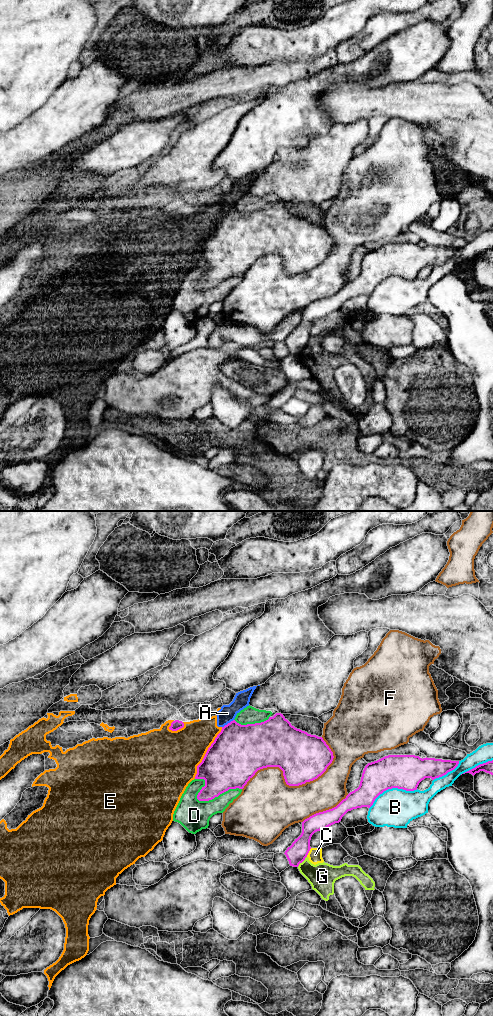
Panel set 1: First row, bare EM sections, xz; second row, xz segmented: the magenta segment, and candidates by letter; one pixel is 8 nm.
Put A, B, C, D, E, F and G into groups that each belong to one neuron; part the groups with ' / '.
A E / B / C G / D / F

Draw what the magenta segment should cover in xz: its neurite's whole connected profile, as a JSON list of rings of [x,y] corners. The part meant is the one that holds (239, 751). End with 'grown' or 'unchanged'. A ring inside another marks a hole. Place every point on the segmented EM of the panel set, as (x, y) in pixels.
[[[281,713],[255,724],[241,725],[233,720],[222,727],[197,766],[195,779],[205,780],[197,799],[209,801],[229,789],[243,789],[258,770],[267,767],[279,767],[287,785],[299,786],[321,776],[333,758],[322,737],[295,728]]] | unchanged

